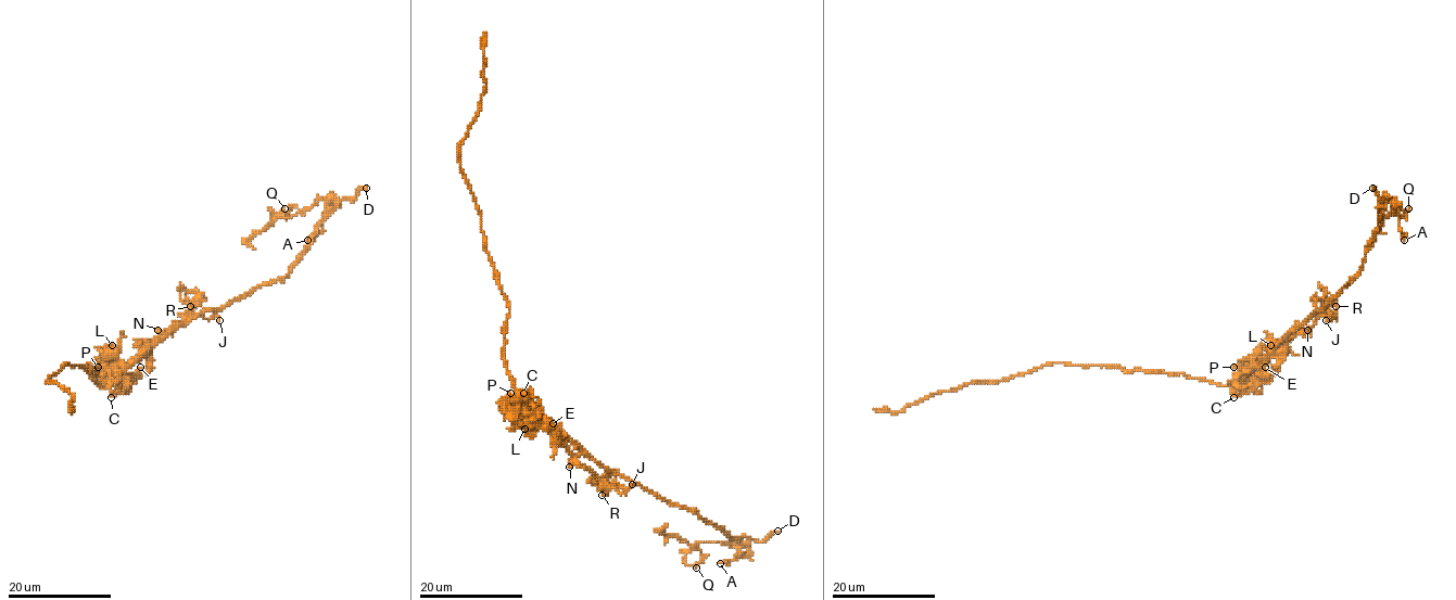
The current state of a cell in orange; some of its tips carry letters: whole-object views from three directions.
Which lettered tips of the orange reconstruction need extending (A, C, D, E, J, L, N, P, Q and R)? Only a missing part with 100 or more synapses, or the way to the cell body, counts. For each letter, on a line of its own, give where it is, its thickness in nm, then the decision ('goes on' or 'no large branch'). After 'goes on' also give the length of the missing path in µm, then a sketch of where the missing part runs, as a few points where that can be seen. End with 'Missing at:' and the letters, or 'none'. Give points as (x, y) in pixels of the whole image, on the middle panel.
A: (720, 563) | 240 nm | no large branch
C: (523, 393) | 440 nm | no large branch
D: (777, 531) | 360 nm | goes on | 60 µm
E: (553, 423) | 170 nm | no large branch
J: (632, 484) | 150 nm | no large branch
L: (524, 429) | 320 nm | no large branch
N: (569, 467) | 200 nm | no large branch
P: (510, 393) | 190 nm | no large branch
Q: (696, 567) | 190 nm | no large branch
R: (602, 495) | 150 nm | no large branch
Missing at: D

